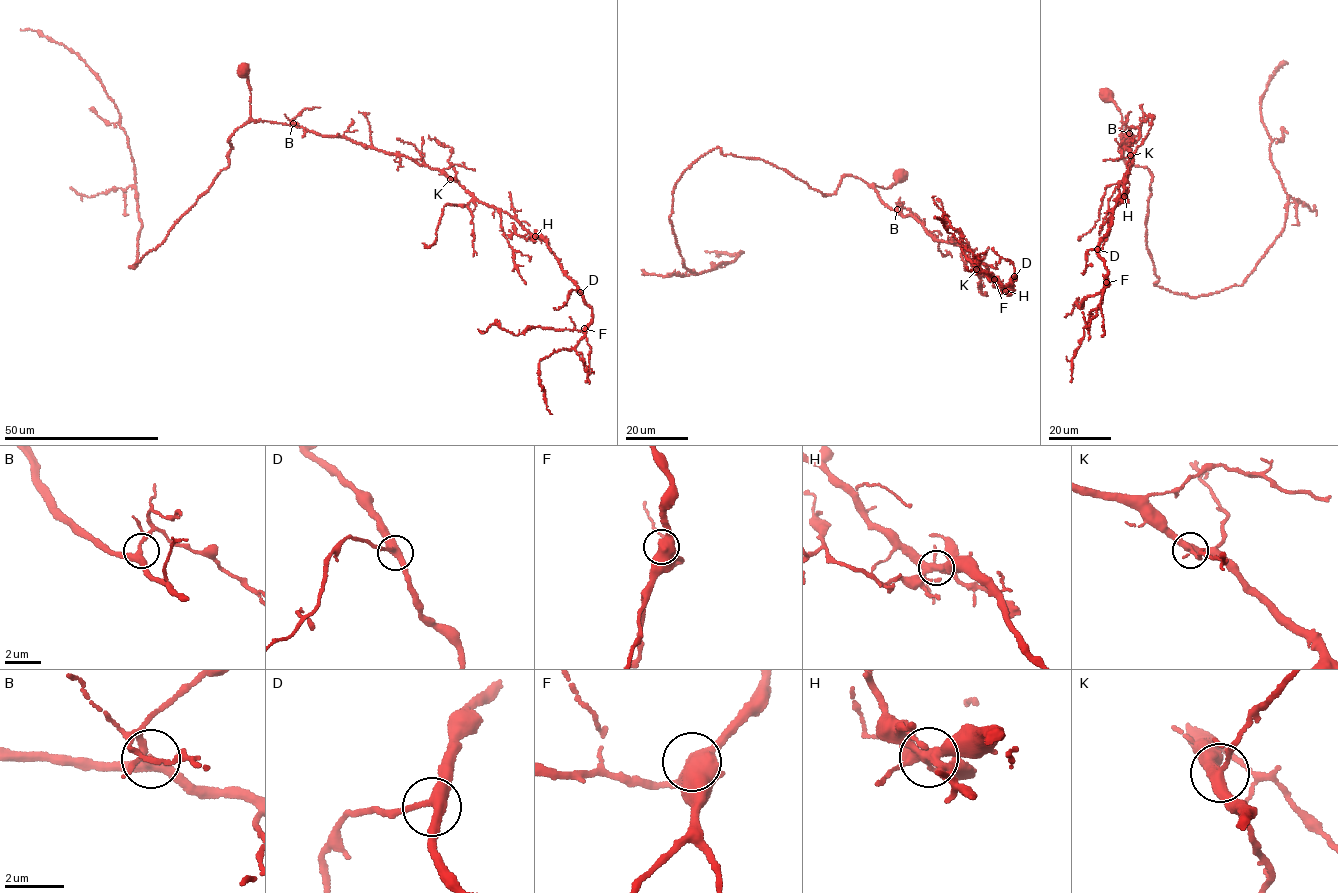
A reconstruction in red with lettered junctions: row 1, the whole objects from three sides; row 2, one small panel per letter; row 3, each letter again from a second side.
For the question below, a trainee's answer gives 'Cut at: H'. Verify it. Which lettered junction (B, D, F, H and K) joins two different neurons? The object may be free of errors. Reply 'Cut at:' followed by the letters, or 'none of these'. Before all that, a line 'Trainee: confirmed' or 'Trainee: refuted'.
Trainee: confirmed
Cut at: H

